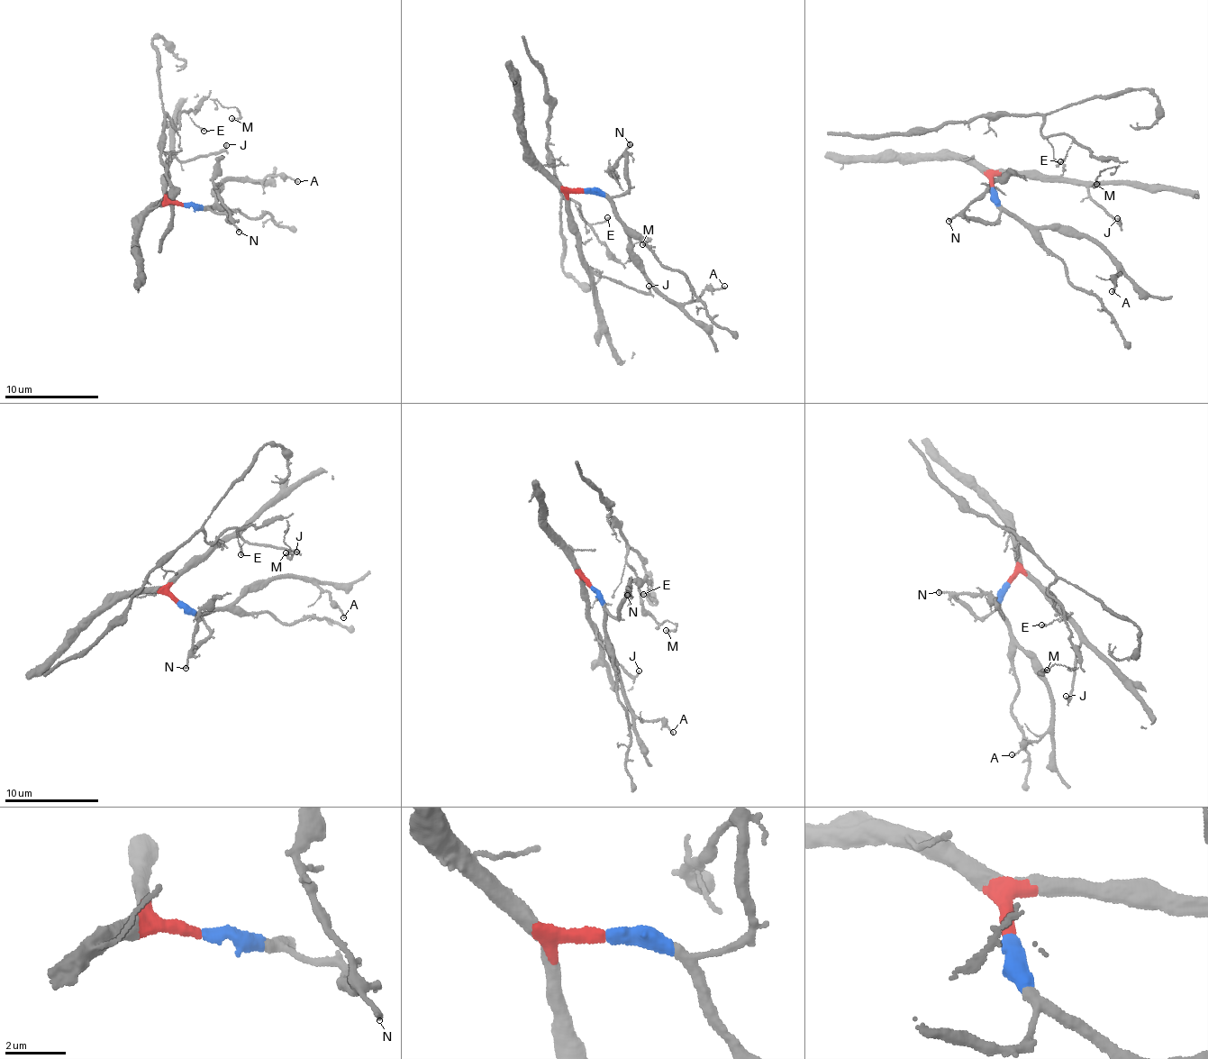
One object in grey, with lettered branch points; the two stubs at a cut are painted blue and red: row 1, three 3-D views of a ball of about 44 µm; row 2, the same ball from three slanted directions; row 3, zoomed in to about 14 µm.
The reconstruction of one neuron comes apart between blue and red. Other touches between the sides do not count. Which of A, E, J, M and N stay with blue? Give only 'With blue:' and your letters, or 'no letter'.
With blue: A, N

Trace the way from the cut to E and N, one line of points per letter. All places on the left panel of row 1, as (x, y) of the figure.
E: (183, 205), (168, 199), (160, 177), (166, 174), (165, 153), (180, 150), (179, 114), (204, 131)
N: (183, 205), (195, 204), (223, 214), (239, 232)

